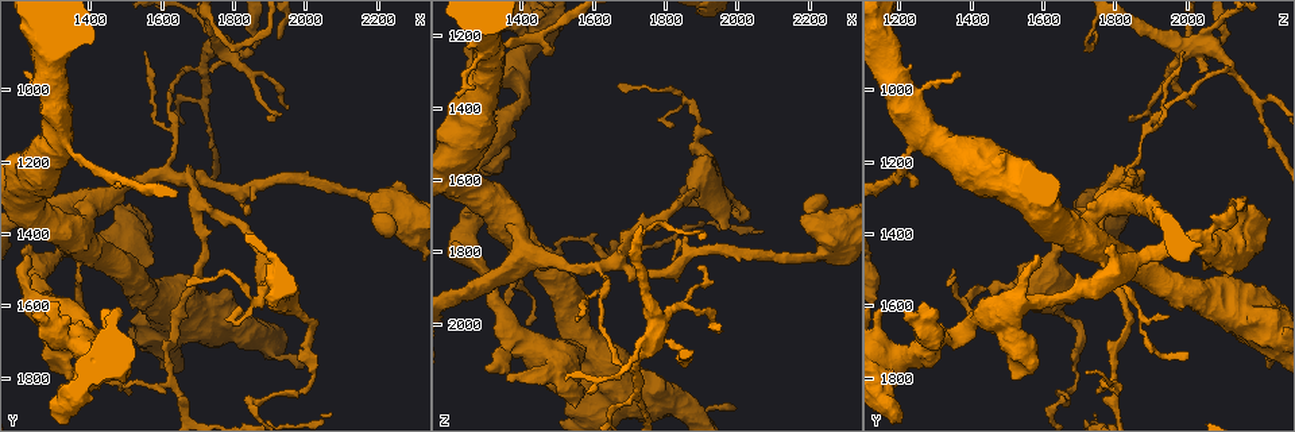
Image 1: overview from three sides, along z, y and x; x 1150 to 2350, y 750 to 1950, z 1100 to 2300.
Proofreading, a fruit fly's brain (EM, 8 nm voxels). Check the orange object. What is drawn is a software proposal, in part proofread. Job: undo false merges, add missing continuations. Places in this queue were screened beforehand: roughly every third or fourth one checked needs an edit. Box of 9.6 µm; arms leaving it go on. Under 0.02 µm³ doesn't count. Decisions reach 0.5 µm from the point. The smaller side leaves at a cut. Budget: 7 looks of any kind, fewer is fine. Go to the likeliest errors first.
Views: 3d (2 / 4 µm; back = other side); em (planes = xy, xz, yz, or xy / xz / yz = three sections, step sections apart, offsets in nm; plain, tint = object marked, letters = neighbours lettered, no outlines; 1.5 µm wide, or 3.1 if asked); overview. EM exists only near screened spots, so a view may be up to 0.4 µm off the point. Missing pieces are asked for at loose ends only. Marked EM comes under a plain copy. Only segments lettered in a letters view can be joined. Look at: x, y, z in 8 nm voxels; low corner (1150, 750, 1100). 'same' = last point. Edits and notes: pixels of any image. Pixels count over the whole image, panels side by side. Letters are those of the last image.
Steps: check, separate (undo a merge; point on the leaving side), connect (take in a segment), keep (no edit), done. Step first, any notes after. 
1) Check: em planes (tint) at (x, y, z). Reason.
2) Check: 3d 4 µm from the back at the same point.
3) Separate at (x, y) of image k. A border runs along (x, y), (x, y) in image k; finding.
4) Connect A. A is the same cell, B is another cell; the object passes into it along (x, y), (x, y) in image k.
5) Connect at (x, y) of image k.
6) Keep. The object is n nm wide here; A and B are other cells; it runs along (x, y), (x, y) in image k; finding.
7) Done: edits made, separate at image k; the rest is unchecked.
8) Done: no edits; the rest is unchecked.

Check: 3d 2 µm at (2000, 1760, 2240). Long arm stops here.

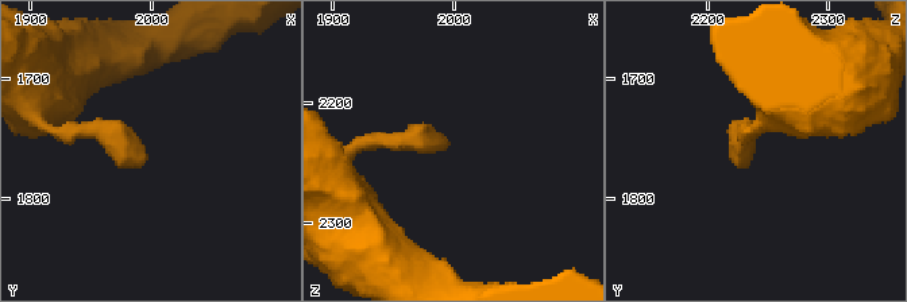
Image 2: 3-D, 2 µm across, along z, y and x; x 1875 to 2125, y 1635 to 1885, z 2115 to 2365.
Check: em planes (letters) at (1994, 1766, 2238). Shape alone is not enough.

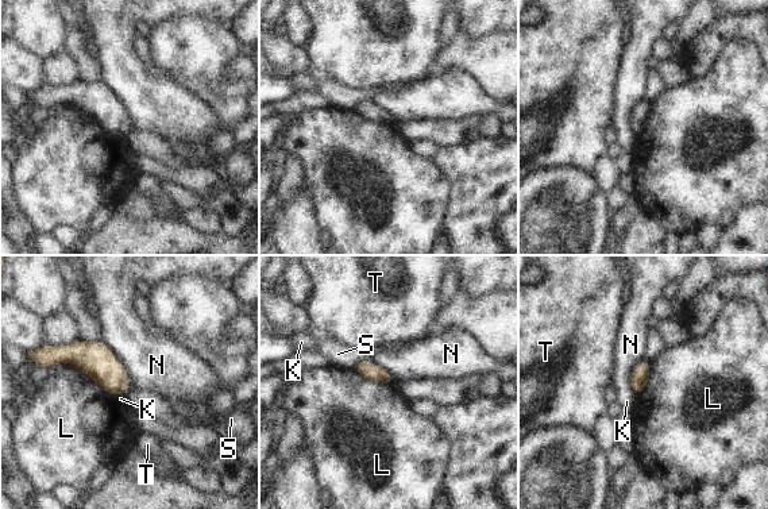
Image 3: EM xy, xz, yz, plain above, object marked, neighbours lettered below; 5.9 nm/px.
Keep. The object is 100 nm wide here; K, L, N, S and T are other cells; a border runs along (352, 369), (366, 378), (390, 385) in image 3; none of them fits.

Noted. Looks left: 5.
Check: em yz step 8 (tint) at (1380, 1470, 1770). Calibre changes.

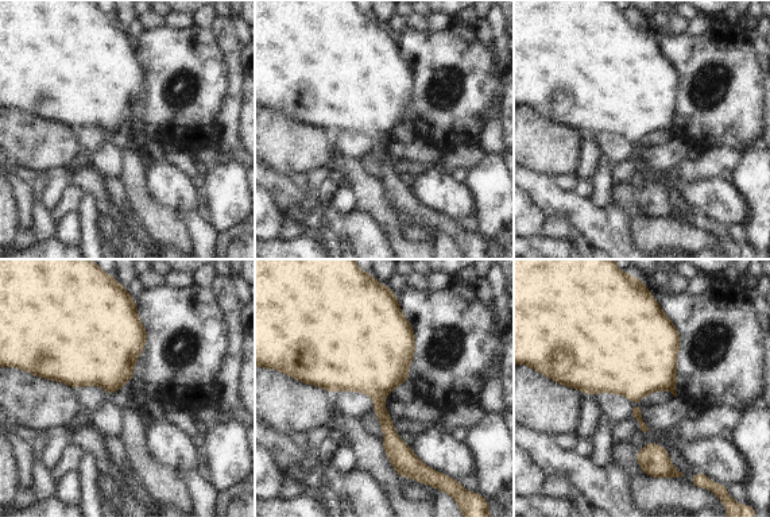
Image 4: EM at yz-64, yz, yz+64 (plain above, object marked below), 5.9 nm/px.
Check: em xy step 8 (letters) at the same point. Cut it another way.

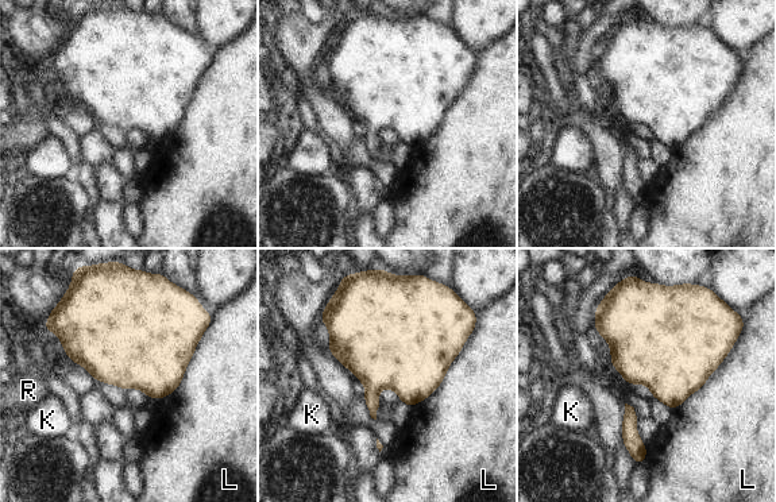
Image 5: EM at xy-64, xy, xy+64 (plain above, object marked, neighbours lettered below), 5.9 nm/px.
Keep. The object is 360 nm wide here; the longest contact is with L, 550 nm; K, L and R are other cells; one neuron here.

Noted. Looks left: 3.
Check: 3d 4 µm at (1630, 1130, 1870). A narrow waist.

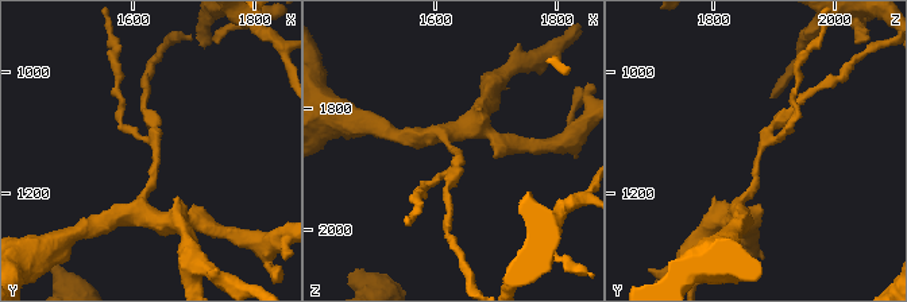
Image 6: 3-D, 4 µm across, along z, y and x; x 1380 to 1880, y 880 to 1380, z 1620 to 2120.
Check: em yz step 4 (tint) at (1635, 1140, 1875). Need the tissue.

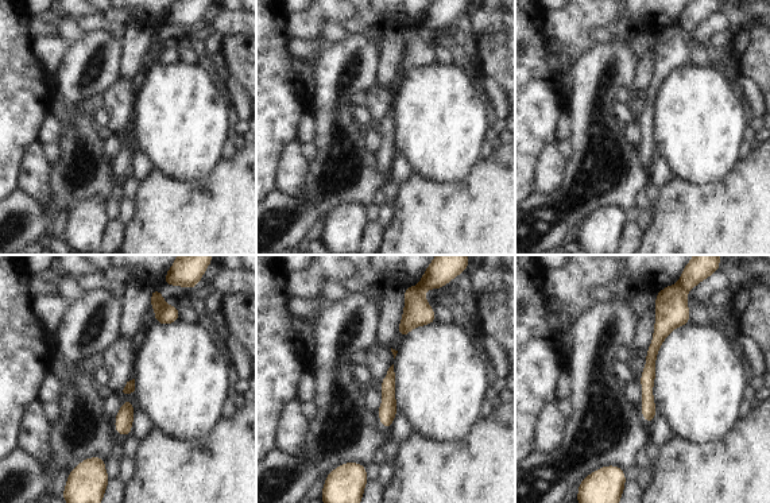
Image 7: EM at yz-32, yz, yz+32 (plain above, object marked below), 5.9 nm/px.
Check: em yz step 4 (letters) at the same point.

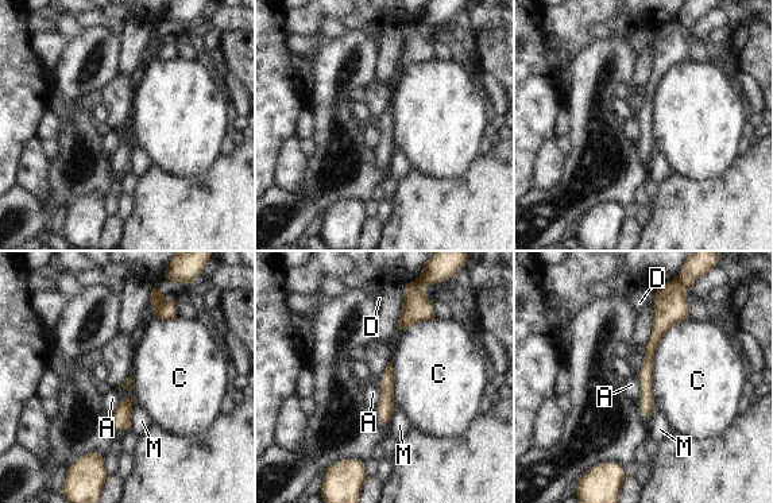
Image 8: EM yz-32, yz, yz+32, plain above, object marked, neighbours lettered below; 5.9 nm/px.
Separate at (704, 258) of image 8. A, C, D and M are other cells; a border runs along (677, 279), (684, 289) in image 8; two neurons meet here.

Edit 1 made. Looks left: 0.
Done: edits made, separate at image 8; the rest is unchecked.

